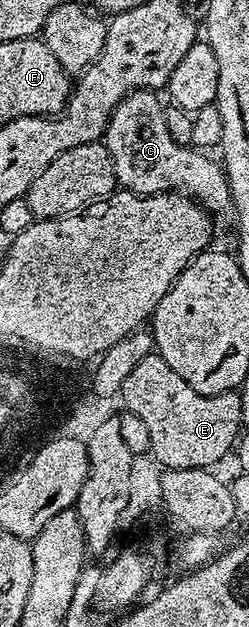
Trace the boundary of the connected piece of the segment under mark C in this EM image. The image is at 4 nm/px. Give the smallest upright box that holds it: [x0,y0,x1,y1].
[103,90,233,215]

